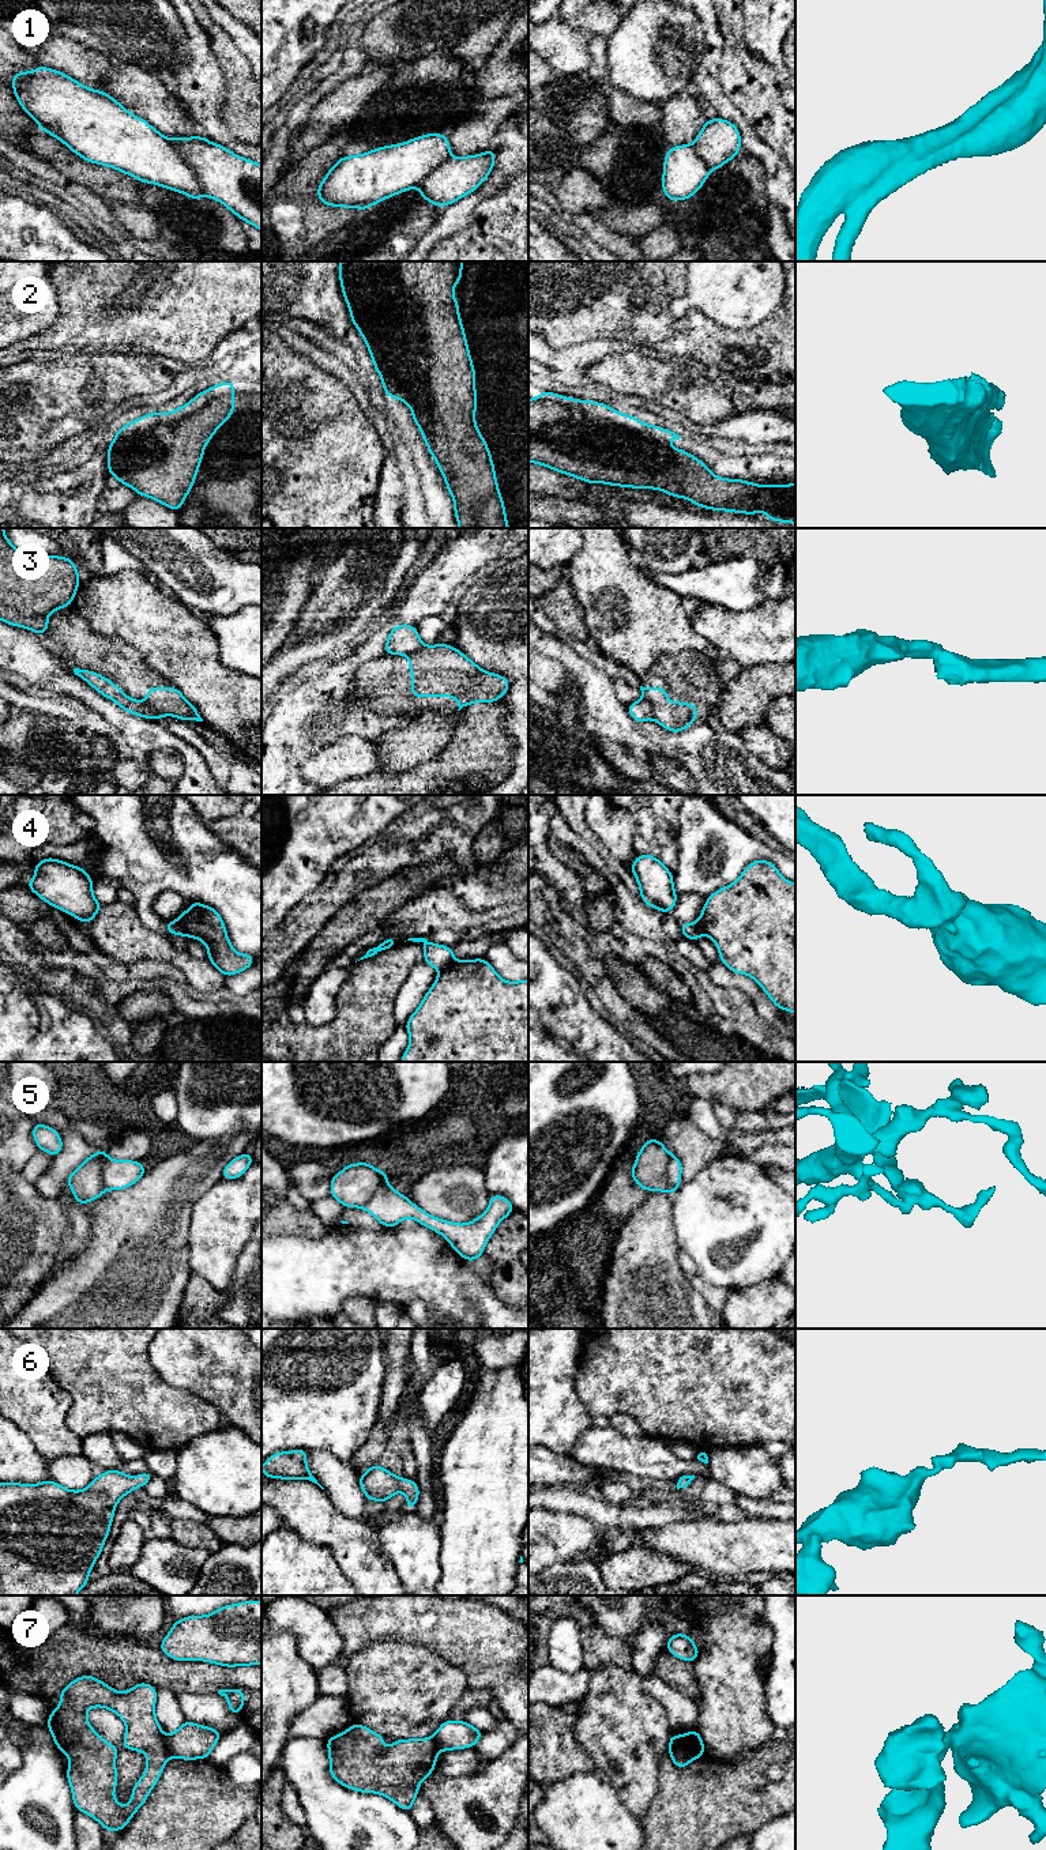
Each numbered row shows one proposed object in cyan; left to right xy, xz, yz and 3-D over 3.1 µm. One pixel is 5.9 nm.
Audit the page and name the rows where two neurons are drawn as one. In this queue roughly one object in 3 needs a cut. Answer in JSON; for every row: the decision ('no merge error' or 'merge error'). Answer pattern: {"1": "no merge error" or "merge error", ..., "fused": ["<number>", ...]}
{"1": "merge error", "2": "no merge error", "3": "merge error", "4": "merge error", "5": "merge error", "6": "no merge error", "7": "merge error", "fused": ["1", "3", "4", "5", "7"]}

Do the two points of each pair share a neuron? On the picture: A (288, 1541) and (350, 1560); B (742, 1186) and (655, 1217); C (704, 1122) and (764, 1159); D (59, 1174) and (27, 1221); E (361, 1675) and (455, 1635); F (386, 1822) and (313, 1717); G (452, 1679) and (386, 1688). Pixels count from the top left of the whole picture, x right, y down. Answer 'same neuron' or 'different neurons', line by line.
A: different neurons
B: different neurons
C: different neurons
D: different neurons
E: different neurons
F: different neurons
G: same neuron

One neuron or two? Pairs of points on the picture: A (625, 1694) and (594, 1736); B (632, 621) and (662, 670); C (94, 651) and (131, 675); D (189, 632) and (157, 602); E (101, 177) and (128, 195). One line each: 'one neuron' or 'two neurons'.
A: one neuron
B: two neurons
C: one neuron
D: one neuron
E: one neuron

